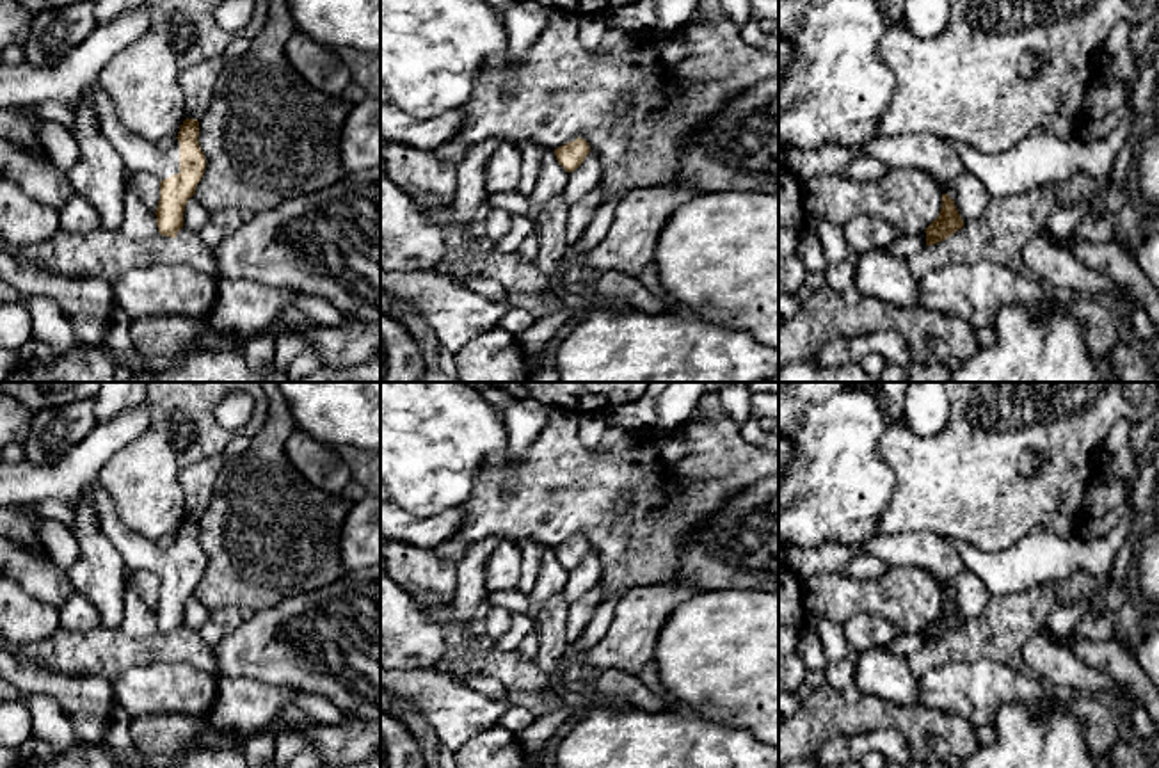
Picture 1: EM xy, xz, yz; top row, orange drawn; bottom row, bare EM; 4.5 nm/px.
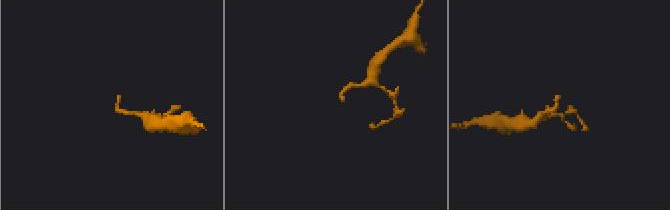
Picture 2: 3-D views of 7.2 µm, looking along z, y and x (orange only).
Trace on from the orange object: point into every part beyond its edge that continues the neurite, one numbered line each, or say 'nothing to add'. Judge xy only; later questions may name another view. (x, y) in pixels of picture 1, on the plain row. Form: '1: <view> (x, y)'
1: xy (137, 552)

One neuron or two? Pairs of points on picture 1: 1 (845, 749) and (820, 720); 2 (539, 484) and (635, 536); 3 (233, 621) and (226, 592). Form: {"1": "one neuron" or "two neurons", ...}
{"1": "two neurons", "2": "one neuron", "3": "two neurons"}

